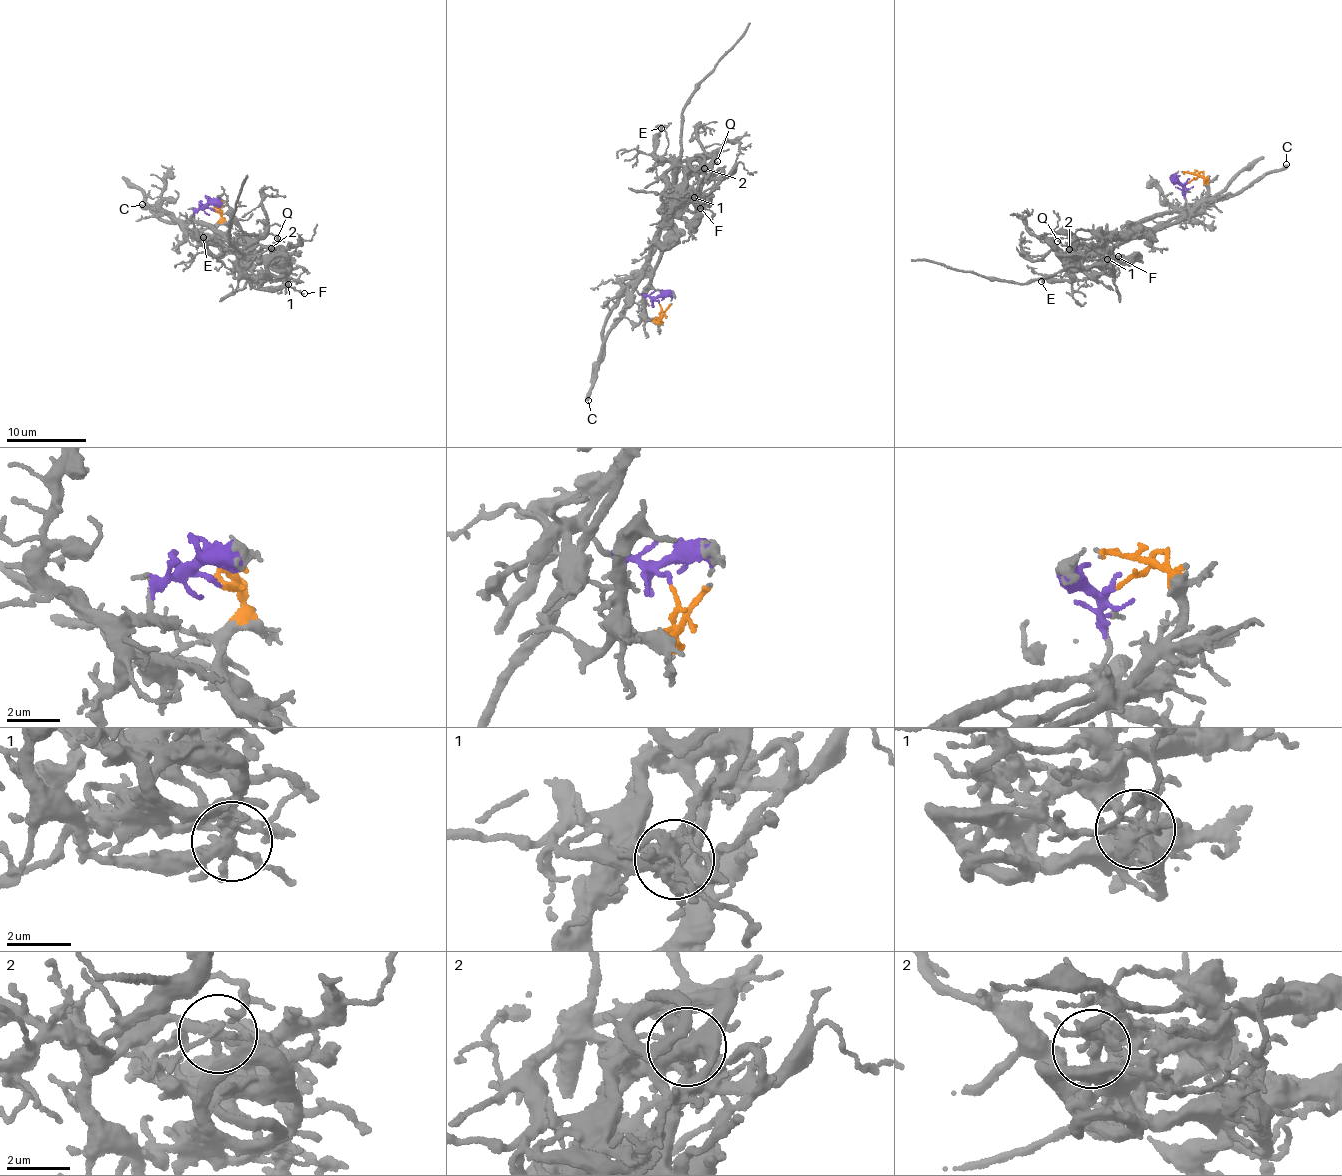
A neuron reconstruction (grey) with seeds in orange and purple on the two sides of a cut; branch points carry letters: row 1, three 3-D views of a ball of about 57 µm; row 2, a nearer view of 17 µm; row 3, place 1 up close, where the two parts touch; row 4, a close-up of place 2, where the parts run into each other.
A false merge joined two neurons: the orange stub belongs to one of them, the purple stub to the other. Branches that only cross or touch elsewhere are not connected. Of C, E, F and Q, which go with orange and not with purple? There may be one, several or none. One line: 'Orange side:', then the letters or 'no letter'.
Orange side: C, F, Q

